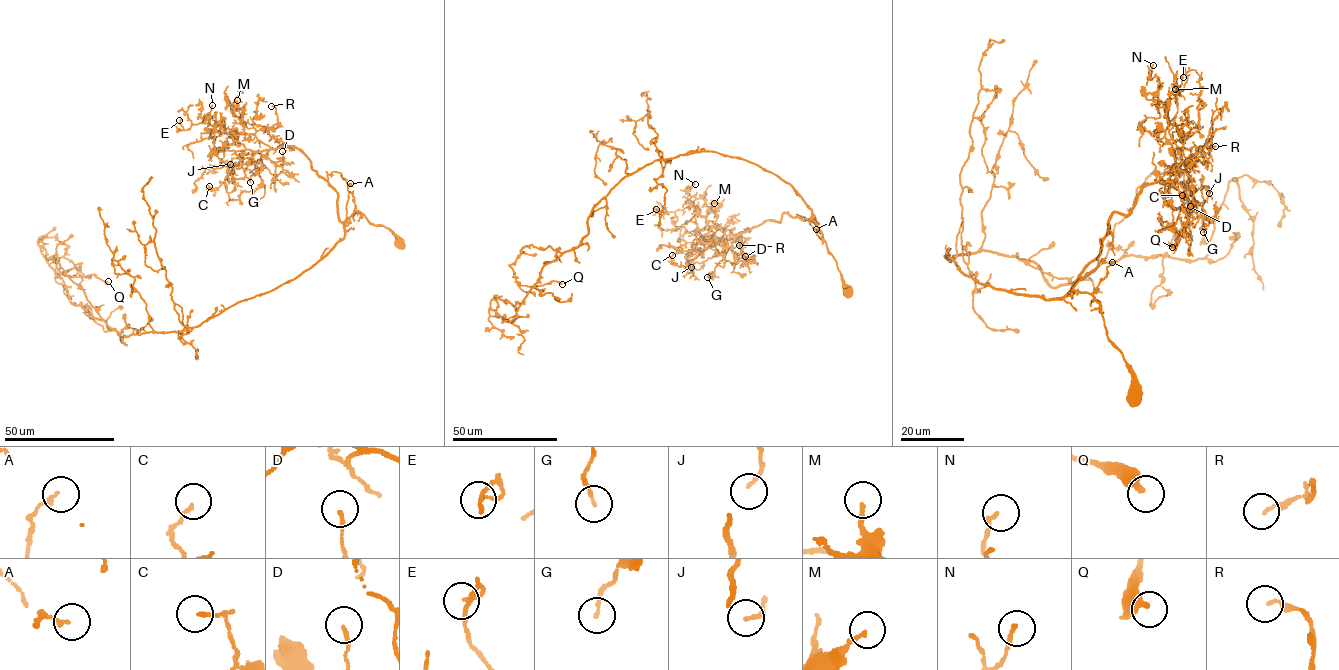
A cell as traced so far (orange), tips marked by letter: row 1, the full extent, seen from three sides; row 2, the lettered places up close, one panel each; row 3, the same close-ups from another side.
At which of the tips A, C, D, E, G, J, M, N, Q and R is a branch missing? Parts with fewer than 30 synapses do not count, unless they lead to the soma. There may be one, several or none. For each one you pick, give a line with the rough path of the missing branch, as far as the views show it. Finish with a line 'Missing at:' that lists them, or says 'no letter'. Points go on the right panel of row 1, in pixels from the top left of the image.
Missing at: no letter

